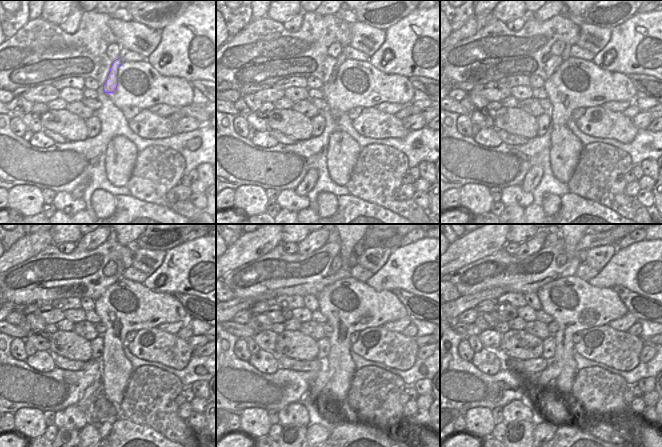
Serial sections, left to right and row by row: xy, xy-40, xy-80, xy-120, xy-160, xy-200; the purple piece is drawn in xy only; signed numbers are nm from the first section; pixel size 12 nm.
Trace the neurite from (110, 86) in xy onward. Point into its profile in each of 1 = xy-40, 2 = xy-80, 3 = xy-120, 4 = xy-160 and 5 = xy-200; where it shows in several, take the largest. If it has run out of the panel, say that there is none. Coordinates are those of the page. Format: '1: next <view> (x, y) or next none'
1: next xy-40 (341, 58)
2: next xy-80 (566, 52)
3: next xy-120 (120, 268)
4: next xy-160 (347, 244)
5: next xy-200 (570, 244)

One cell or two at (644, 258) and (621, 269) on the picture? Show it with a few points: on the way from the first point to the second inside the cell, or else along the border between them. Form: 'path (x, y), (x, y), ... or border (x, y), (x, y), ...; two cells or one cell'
path (638, 264), (635, 267), (627, 268); one cell

